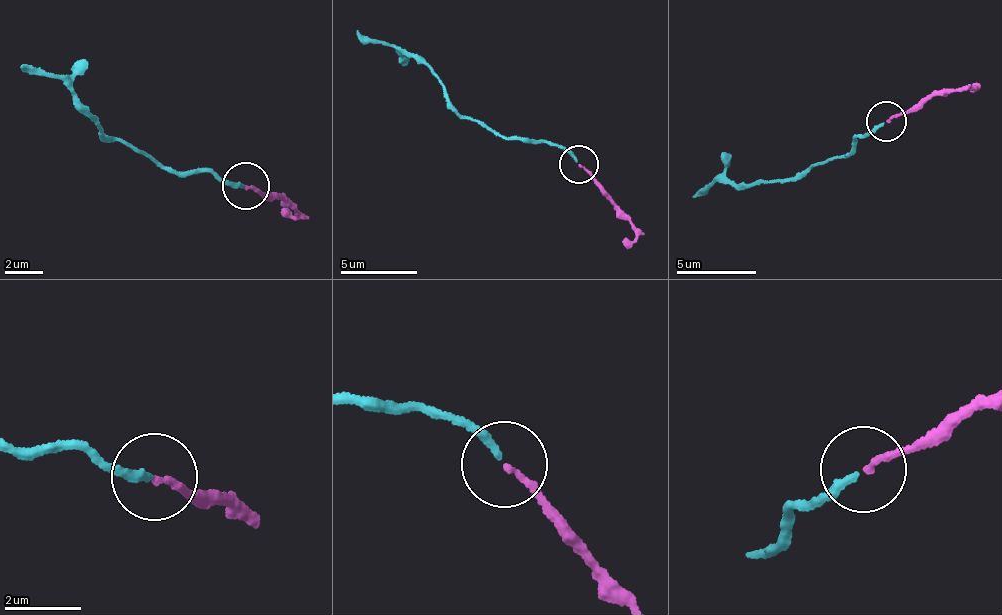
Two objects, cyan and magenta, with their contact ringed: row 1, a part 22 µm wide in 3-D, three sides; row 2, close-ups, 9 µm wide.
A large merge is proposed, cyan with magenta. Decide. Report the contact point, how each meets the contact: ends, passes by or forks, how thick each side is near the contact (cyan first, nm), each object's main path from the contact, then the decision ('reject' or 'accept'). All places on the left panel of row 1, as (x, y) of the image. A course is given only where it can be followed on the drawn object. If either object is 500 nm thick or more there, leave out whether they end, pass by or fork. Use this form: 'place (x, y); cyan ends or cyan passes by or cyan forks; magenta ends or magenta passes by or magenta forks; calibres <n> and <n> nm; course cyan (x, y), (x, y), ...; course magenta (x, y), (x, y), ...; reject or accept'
place (245, 186); cyan ends; magenta ends; calibres 200 and 160 nm; course cyan (244, 184), (155, 166), (83, 113), (63, 82), (33, 75), (23, 67); course magenta (244, 184), (299, 215), (281, 207); accept

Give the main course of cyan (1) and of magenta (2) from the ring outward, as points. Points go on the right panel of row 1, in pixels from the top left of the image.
1: (885, 120), (844, 159), (745, 188), (719, 181), (707, 193), (692, 197)
2: (885, 120), (974, 85)

